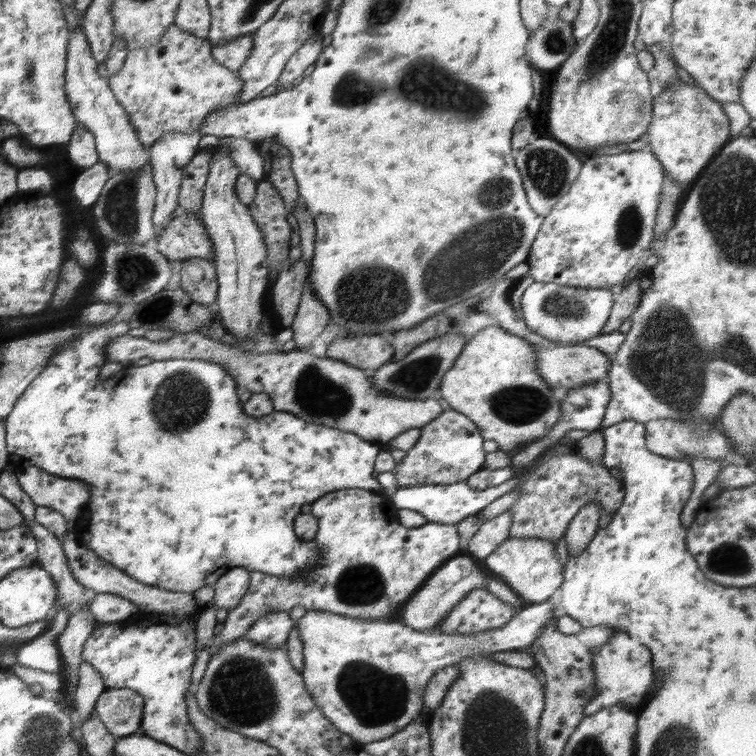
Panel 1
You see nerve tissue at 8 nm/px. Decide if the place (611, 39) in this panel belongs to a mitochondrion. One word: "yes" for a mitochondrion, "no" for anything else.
yes

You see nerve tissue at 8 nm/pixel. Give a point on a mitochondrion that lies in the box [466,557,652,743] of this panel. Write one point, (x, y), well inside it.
(582, 692)

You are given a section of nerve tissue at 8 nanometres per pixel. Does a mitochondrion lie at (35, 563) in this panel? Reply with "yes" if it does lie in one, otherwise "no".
no

